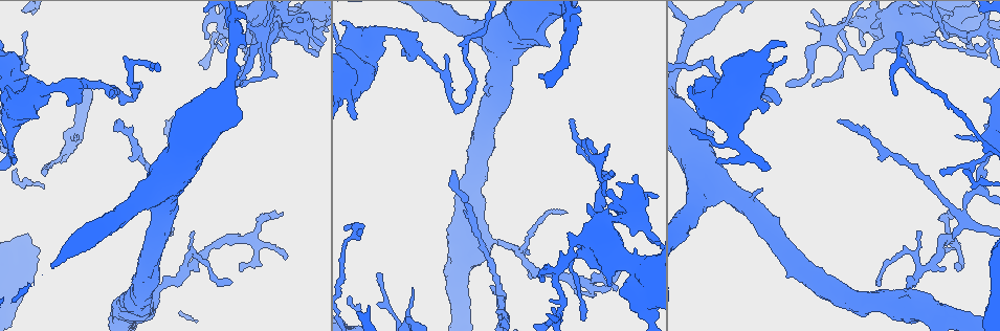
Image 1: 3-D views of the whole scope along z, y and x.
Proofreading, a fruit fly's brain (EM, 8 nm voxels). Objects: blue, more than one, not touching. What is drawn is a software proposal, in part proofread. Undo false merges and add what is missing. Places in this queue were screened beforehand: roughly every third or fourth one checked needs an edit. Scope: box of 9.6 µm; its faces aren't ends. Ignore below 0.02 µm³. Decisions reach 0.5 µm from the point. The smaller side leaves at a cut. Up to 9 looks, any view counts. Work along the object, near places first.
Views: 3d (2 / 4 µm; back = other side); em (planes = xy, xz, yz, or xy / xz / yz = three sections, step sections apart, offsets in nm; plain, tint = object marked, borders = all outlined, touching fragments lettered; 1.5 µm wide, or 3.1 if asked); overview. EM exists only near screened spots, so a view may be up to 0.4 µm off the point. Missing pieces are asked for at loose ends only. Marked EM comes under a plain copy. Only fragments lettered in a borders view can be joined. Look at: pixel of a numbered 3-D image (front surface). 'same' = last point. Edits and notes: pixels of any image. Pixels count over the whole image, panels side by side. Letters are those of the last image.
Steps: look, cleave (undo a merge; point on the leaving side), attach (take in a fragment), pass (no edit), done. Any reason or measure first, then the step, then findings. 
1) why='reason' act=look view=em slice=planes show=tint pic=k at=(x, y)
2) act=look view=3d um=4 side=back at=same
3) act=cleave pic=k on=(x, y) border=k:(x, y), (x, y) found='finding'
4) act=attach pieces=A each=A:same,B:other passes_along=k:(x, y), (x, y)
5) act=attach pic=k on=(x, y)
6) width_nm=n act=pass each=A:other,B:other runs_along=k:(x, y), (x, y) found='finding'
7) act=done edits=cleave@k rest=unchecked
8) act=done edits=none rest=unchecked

why='side arm on a straight run' act=look view=3d um=2 pic=1 at=(500, 293)

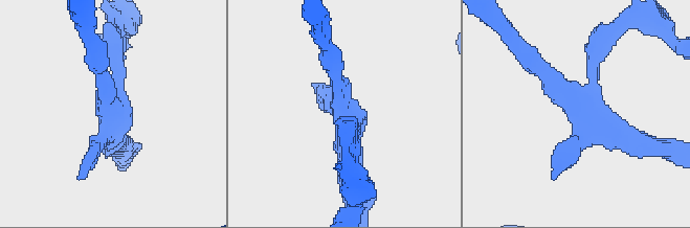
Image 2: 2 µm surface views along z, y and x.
why='shape alone is not enough' act=look view=em slice=planes show=borders pic=2 at=(113, 111)

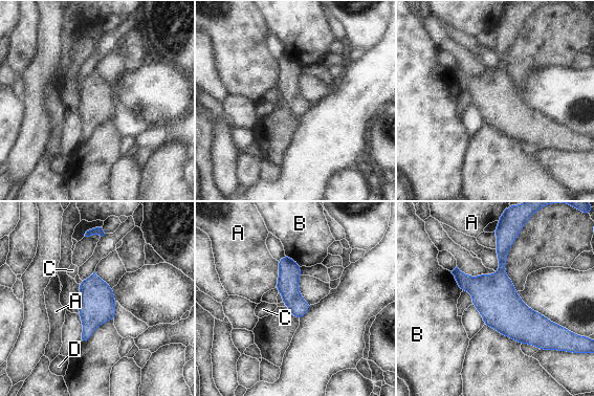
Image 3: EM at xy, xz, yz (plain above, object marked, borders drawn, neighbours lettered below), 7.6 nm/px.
act=pass each=A:other,B:other,C:other,D:other border=3:(278, 261), (279, 276), (274, 287) found='all the same cell'

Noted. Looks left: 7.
why='thin end' act=look view=em slice=planes show=borders pic=1 at=(902, 33)

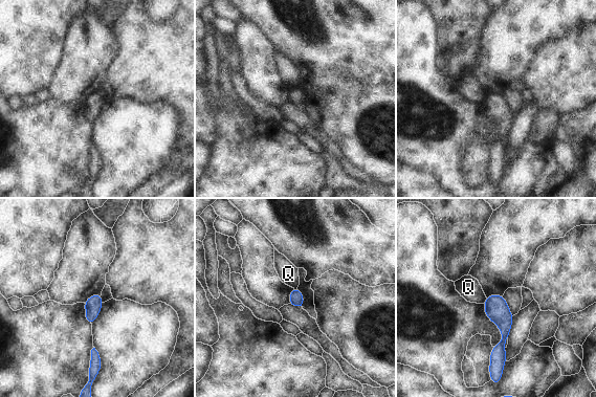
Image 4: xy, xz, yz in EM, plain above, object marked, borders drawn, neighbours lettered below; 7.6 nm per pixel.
width_nm=110 act=pass each=Q:other border=4:(486, 298), (483, 303) found='none of them fits'

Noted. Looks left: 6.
act=look view=3d um=4 pic=1 at=(130, 64)

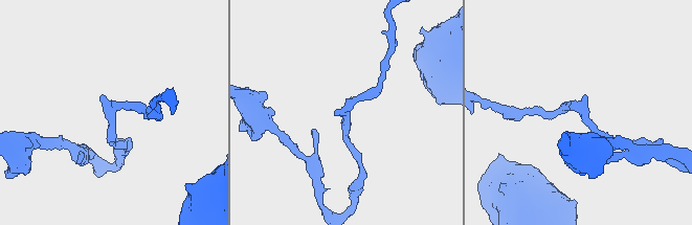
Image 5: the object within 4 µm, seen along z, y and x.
why='need the tissue' act=look view=em slice=yz step=8 show=tint pic=5 at=(351, 106)

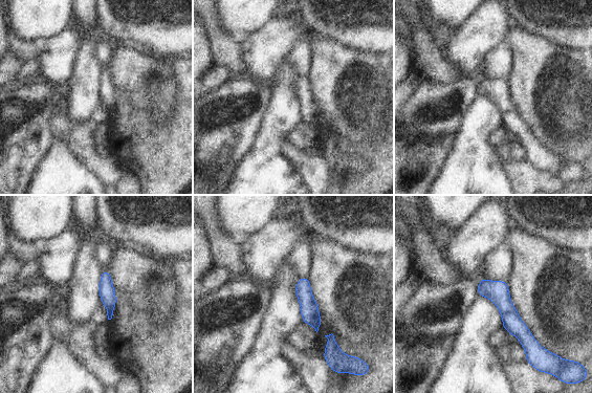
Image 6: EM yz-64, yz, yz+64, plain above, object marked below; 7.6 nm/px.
why='see the neighbours' act=look view=em slice=yz step=8 show=borders at=same

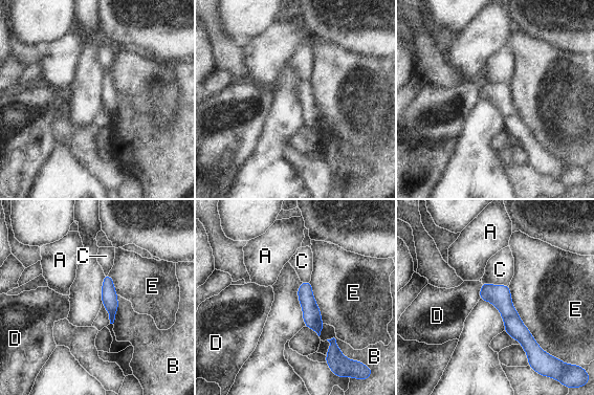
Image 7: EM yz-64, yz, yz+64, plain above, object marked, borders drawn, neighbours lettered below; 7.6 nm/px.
act=pass each=A:other,B:other,C:other,D:other,E:other border=7:(482, 282), (508, 286) found='continuous, no second cell'

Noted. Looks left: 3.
act=look view=em slice=planes show=borders pic=1 at=(115, 120)

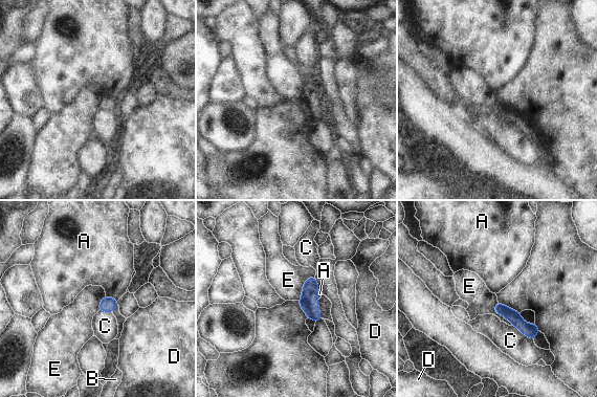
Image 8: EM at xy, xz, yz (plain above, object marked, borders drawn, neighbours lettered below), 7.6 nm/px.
act=pass each=A:other,B:other,C:other,D:other,E:other border=8:(314, 276), (305, 280), (297, 300) found='no lettered fragment goes on from it'

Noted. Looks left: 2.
act=done edits=none rest=unchecked

